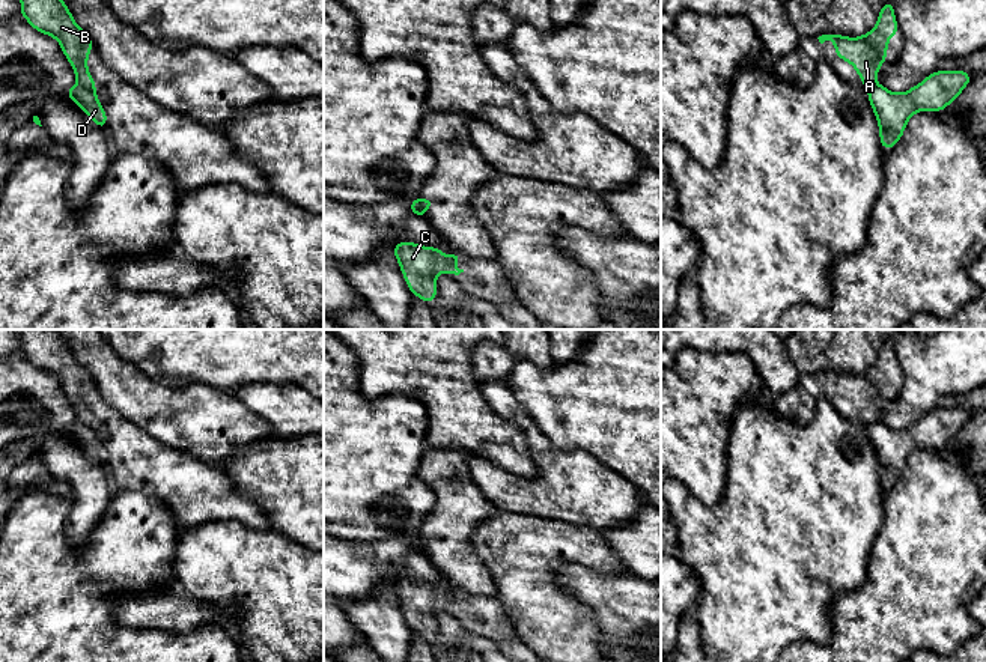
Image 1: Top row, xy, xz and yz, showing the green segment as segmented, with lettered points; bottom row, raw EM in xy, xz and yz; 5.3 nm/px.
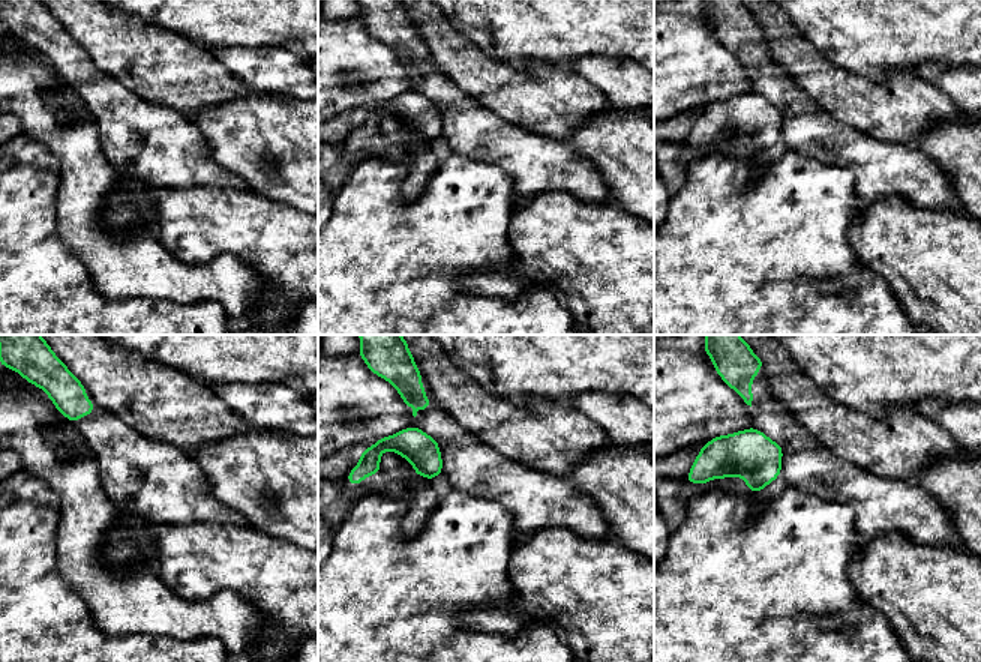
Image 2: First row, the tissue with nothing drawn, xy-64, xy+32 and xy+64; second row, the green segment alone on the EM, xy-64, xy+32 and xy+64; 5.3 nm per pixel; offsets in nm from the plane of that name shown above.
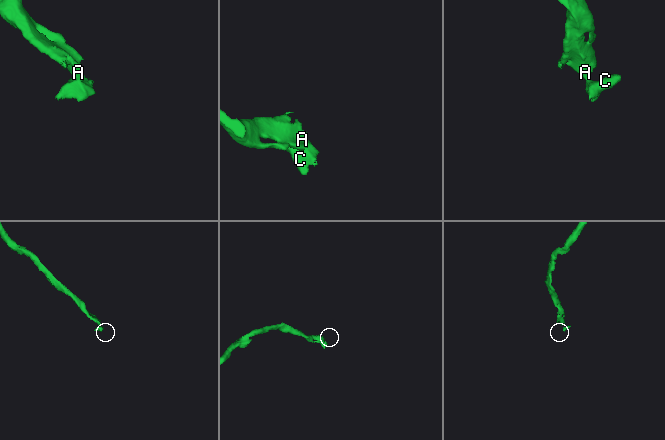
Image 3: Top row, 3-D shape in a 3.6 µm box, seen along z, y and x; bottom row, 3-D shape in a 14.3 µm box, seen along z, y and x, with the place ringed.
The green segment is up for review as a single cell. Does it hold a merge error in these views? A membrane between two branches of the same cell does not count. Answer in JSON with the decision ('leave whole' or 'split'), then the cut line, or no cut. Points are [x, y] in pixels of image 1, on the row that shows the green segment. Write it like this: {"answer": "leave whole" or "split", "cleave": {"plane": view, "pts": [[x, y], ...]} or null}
{"answer": "split", "cleave": {"plane": "xy", "pts": [[77, 83], [94, 91]]}}

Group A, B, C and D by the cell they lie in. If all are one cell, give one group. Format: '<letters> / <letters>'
A B / C D

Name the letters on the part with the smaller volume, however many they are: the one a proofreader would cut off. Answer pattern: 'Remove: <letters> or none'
Remove: C, D

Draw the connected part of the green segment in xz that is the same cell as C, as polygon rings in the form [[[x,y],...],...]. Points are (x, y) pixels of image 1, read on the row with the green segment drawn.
[[[406,239],[396,244],[391,251],[411,293],[429,305],[438,293],[438,274],[459,275],[464,272],[456,266],[461,259],[459,251],[446,256],[438,247],[418,245]]]

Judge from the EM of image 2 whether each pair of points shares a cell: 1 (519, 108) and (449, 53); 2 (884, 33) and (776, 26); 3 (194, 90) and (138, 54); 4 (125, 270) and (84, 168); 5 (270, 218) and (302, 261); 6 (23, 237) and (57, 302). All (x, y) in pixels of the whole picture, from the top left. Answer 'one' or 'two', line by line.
1: one
2: two
3: one
4: one
5: one
6: one

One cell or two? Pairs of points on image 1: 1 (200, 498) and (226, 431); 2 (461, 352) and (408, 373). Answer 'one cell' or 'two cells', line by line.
1: two cells
2: one cell

